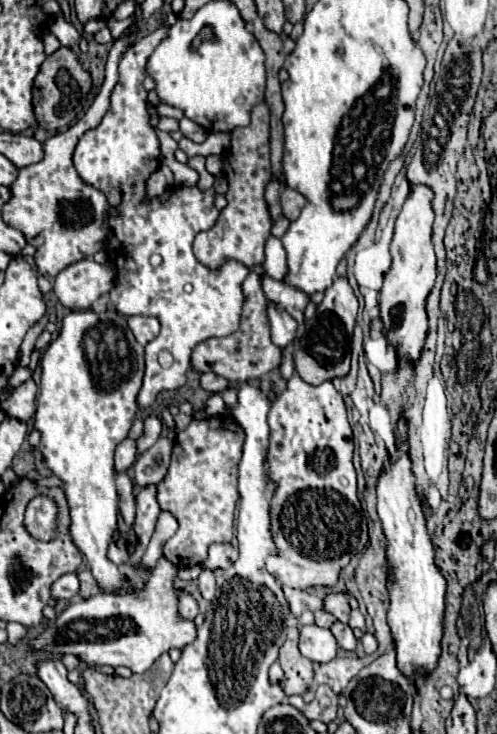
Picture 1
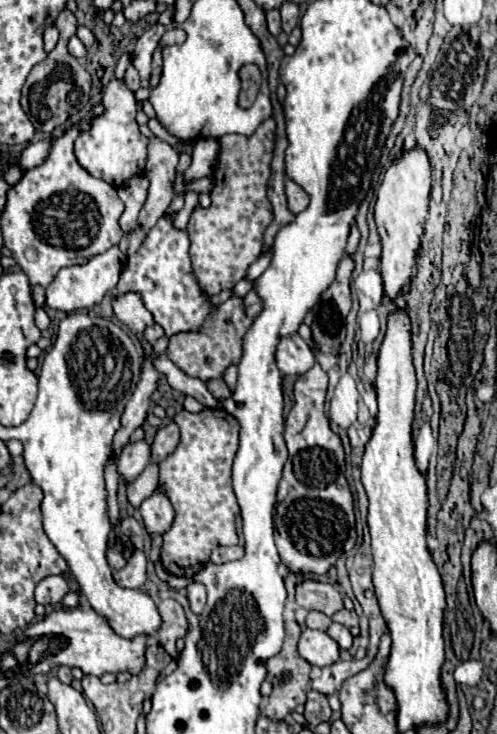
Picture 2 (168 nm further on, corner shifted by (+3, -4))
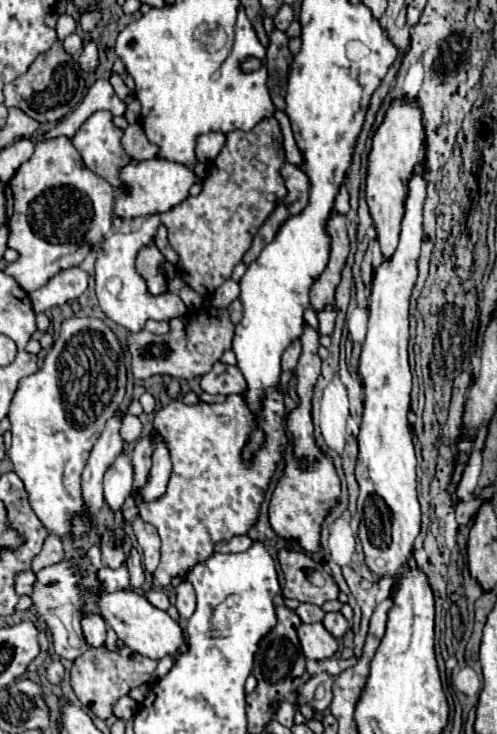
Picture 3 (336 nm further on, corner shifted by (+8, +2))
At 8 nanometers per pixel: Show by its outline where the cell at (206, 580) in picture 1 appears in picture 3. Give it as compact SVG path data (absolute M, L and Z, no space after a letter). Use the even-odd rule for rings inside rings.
M184 580L178 588L176 588L176 608L180 612L180 618L190 618L196 610L196 592L194 592L194 586Z

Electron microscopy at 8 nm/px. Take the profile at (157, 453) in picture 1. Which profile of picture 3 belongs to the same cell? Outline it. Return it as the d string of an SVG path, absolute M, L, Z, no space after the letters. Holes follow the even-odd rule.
M140 516L134 518L132 528L134 528L134 534L136 534L138 544L142 548L144 568L148 572L154 572L158 566L158 560L160 560L160 536L156 534L156 528L152 524L144 522Z

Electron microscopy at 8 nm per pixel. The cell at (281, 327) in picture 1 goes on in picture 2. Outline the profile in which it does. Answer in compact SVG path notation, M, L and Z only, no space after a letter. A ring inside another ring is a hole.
M299 334L287 336L285 340L281 340L281 344L277 344L277 366L283 374L299 376L305 374L313 364L315 356Z

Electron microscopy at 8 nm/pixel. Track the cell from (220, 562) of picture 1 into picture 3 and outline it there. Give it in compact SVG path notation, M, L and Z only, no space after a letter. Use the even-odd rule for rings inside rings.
M234 536L226 542L216 544L216 552L244 552L250 548L250 544L252 544L252 540L248 536Z

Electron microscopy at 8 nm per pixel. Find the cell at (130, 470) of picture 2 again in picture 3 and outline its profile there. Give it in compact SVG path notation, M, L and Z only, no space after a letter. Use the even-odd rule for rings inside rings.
M124 452L114 460L114 464L108 468L104 476L104 498L106 504L116 512L122 508L124 500L132 492L132 482L134 482L134 470L132 470L132 460Z

